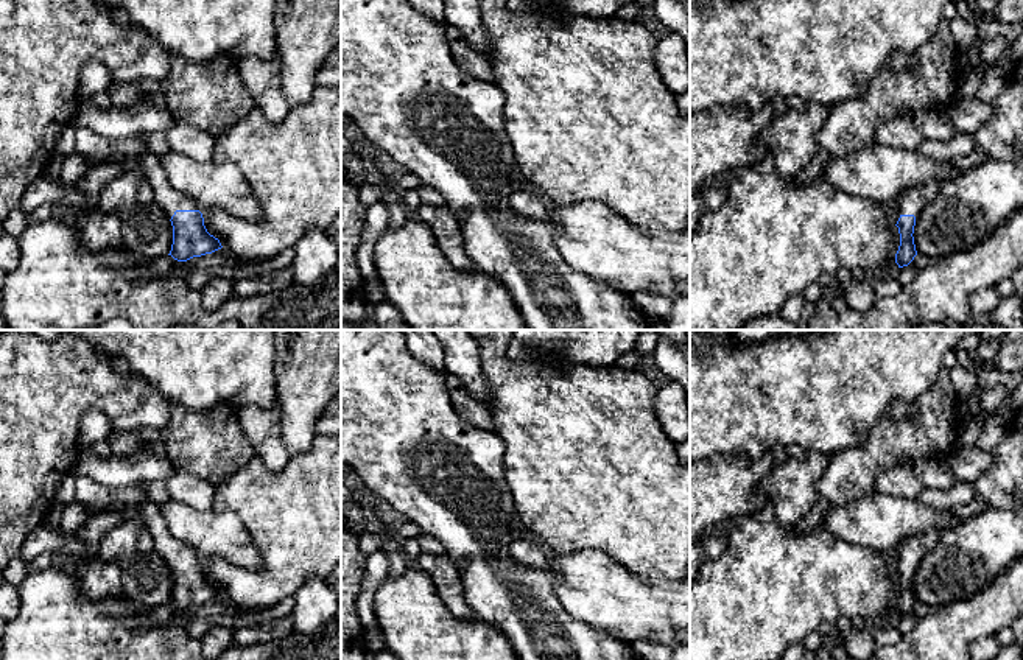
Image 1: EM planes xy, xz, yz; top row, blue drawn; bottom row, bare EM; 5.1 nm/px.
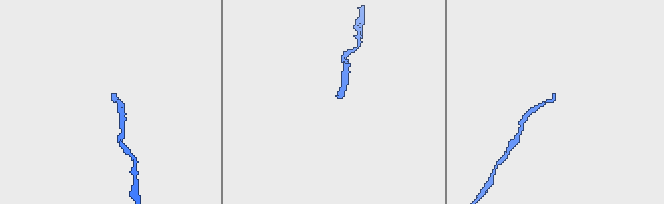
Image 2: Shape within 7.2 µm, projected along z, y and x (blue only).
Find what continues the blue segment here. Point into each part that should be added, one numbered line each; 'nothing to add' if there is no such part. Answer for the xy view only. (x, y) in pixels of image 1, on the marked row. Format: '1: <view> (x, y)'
1: xy (170, 200)

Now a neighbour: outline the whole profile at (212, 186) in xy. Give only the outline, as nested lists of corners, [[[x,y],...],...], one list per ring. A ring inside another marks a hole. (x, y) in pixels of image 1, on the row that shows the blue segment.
[[[170,151],[160,165],[171,187],[193,199],[199,212],[224,210],[237,218],[260,221],[262,209],[240,168],[232,162],[198,162]]]

